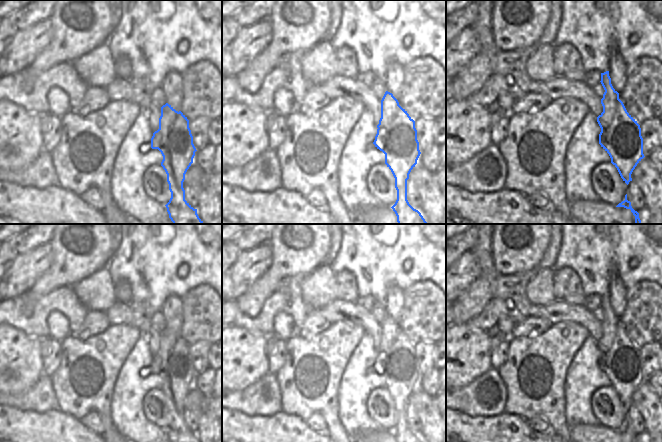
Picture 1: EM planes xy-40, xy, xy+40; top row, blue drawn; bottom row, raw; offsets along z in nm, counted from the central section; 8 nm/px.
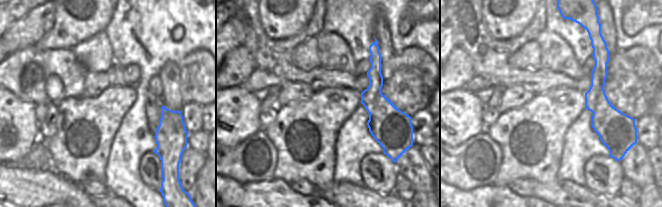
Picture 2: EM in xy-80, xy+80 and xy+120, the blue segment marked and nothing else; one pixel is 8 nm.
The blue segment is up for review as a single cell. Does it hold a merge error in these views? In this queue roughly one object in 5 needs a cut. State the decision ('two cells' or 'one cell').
one cell

